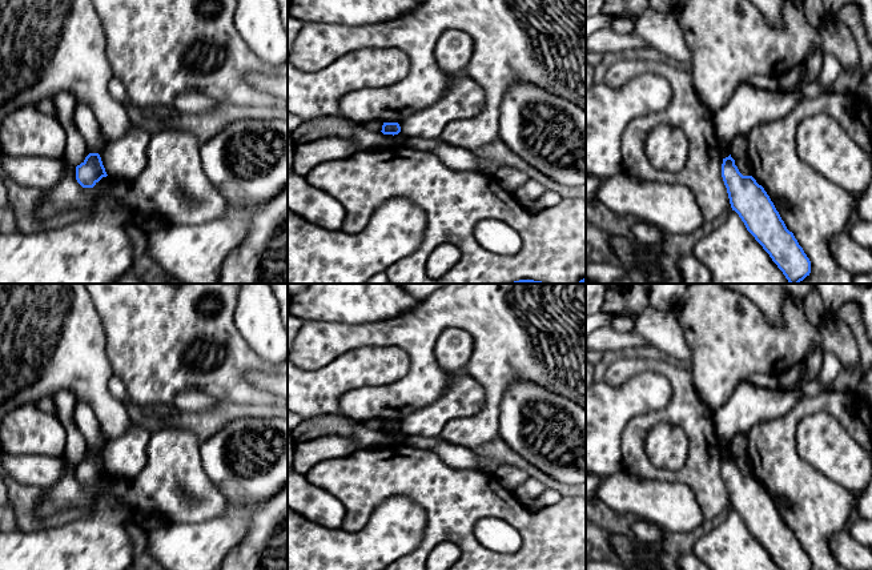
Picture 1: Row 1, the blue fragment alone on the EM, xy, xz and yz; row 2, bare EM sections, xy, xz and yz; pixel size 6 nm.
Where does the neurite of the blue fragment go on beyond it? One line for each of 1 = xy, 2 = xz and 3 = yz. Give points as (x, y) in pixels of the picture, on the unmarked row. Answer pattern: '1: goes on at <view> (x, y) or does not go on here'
1: does not go on here
2: does not go on here
3: does not go on here

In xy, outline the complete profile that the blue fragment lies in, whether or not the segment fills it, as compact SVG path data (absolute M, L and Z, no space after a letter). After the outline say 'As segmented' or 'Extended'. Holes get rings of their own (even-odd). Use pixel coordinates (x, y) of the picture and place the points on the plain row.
M89 451L85 458L76 465L76 478L83 486L93 486L107 474L99 451Z. As segmented

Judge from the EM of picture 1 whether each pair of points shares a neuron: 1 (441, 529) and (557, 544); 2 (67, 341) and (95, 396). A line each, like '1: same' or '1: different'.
1: same
2: same

